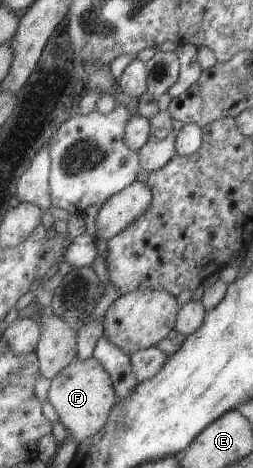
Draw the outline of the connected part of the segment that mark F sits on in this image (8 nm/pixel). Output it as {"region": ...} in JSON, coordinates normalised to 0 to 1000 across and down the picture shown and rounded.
{"region":[[[364,761],[324,771],[292,767],[292,771],[277,774],[253,788],[241,788],[213,801],[198,812],[186,857],[217,874],[229,887],[225,897],[253,908],[265,929],[285,934],[308,951],[308,947],[364,934],[364,929],[387,925],[387,921],[411,912],[427,885],[462,853],[439,821],[435,803],[411,793],[395,774]]]}

